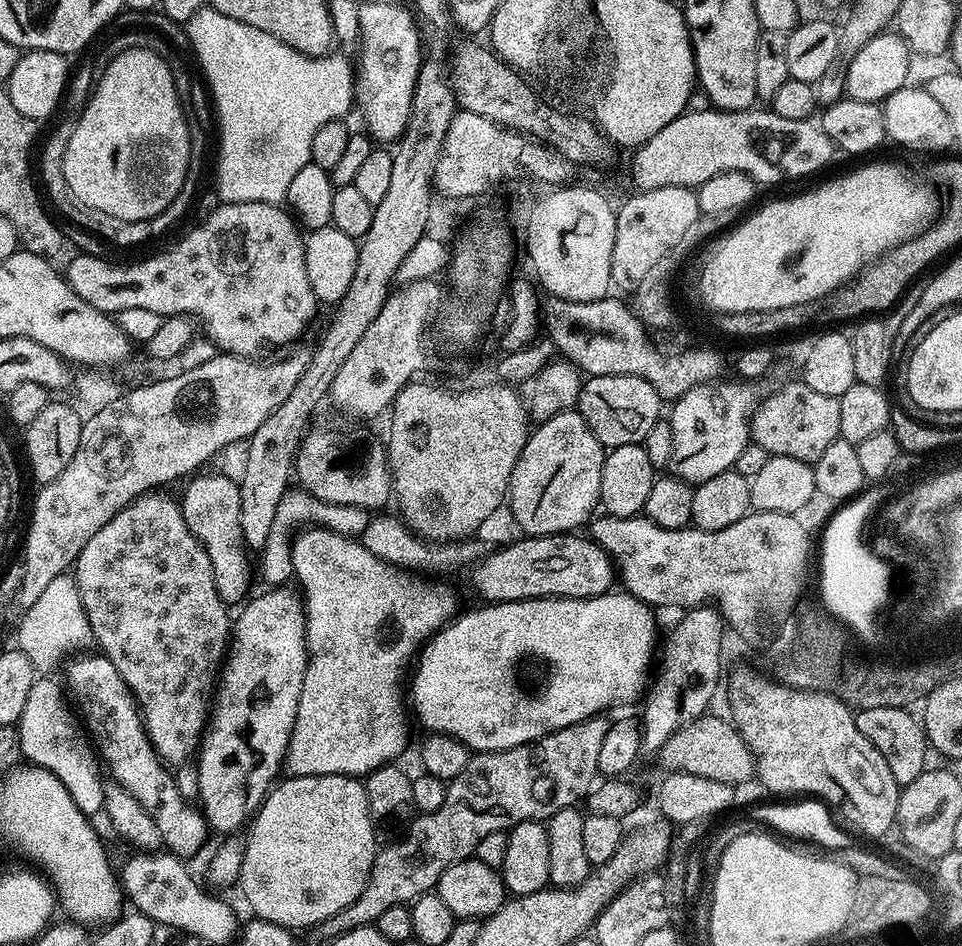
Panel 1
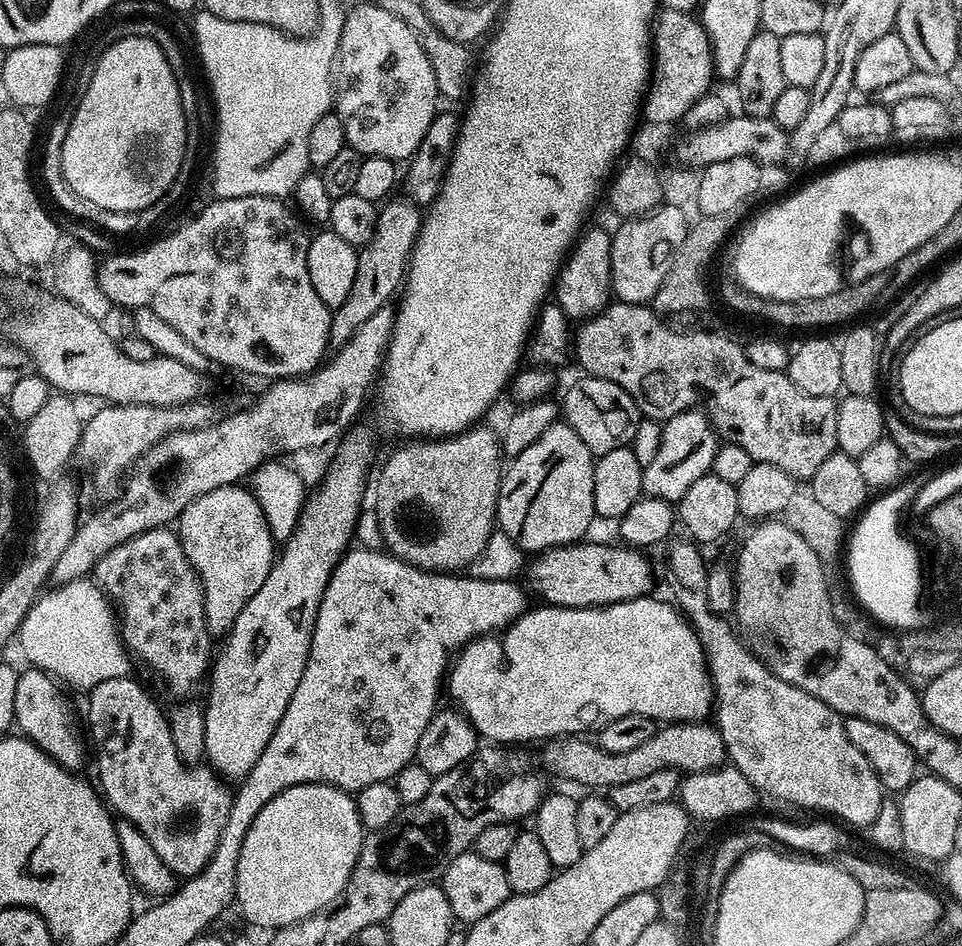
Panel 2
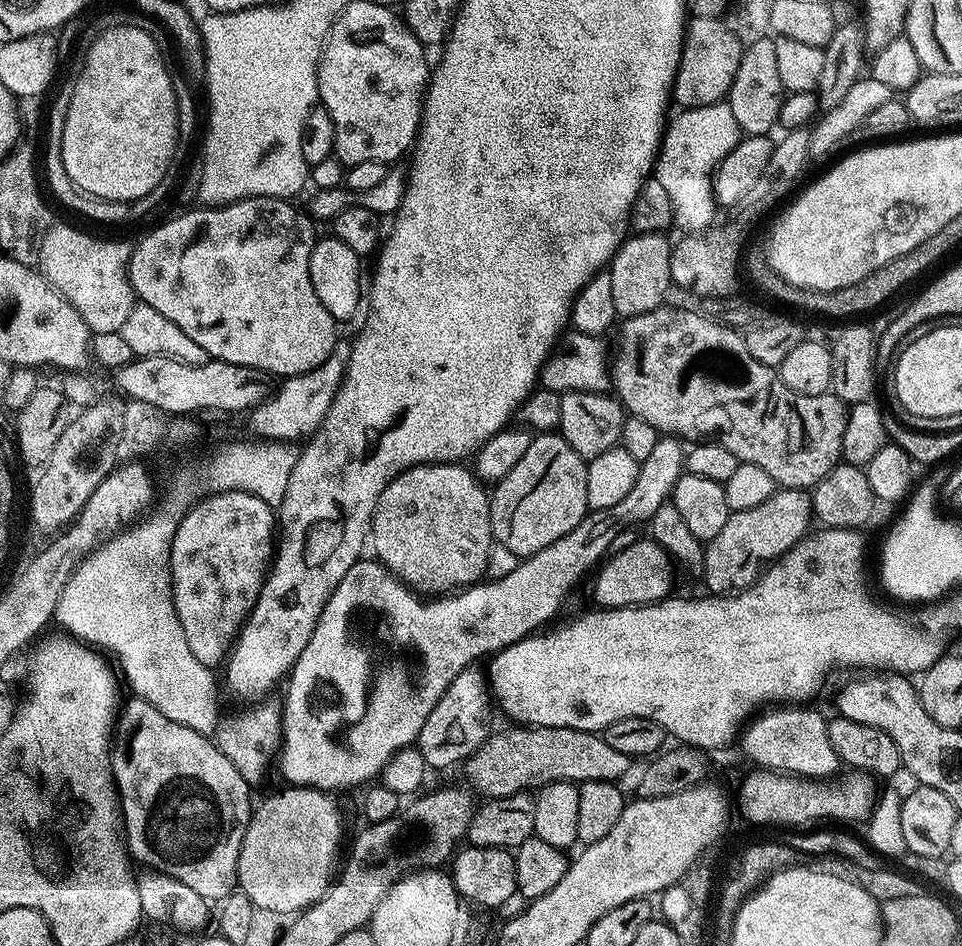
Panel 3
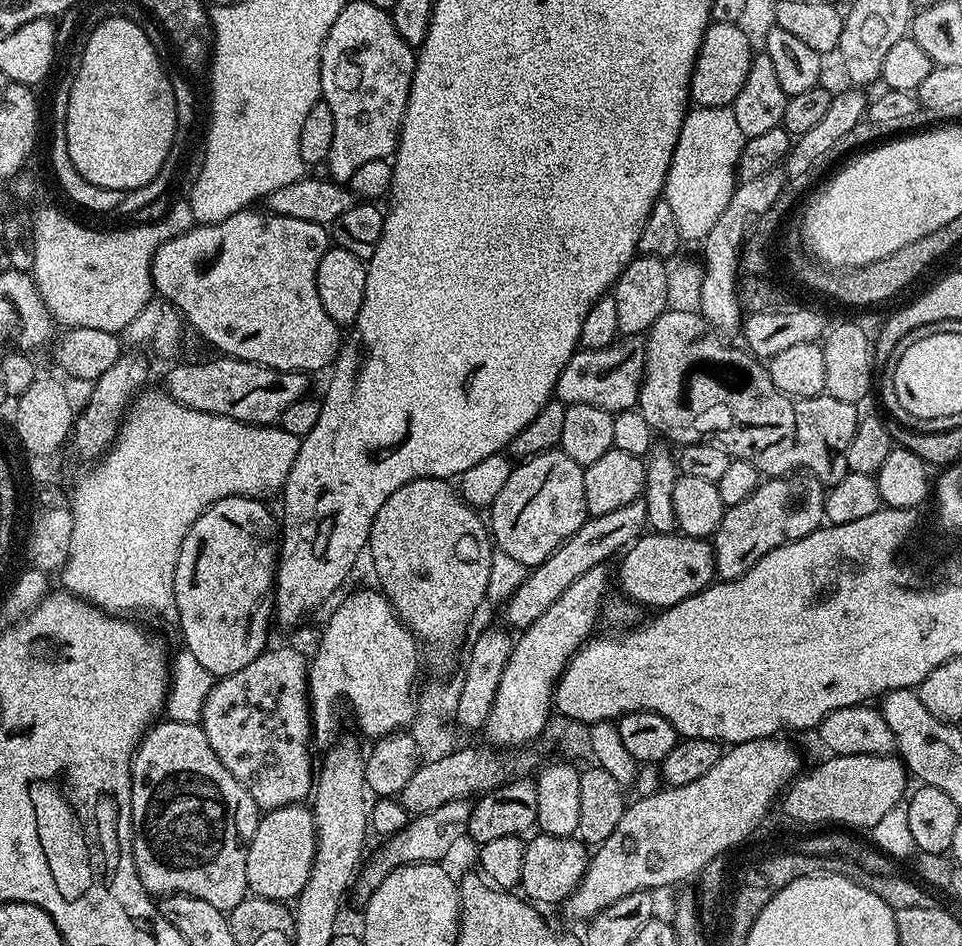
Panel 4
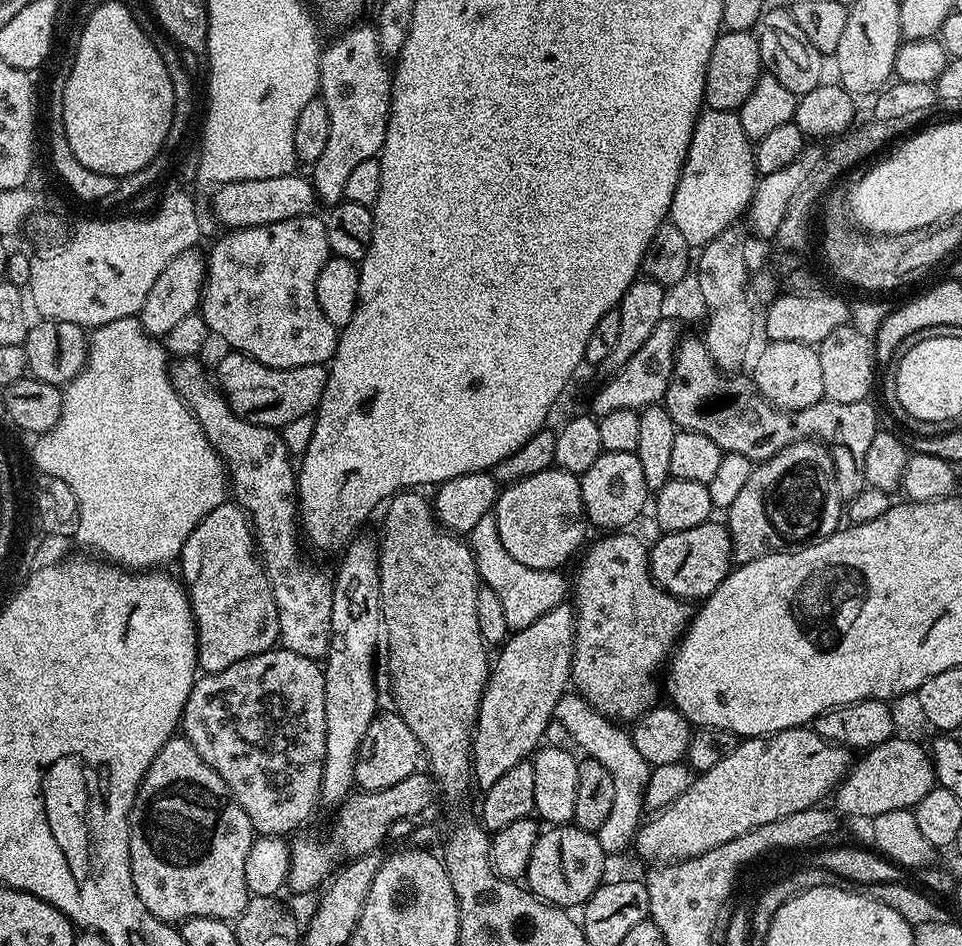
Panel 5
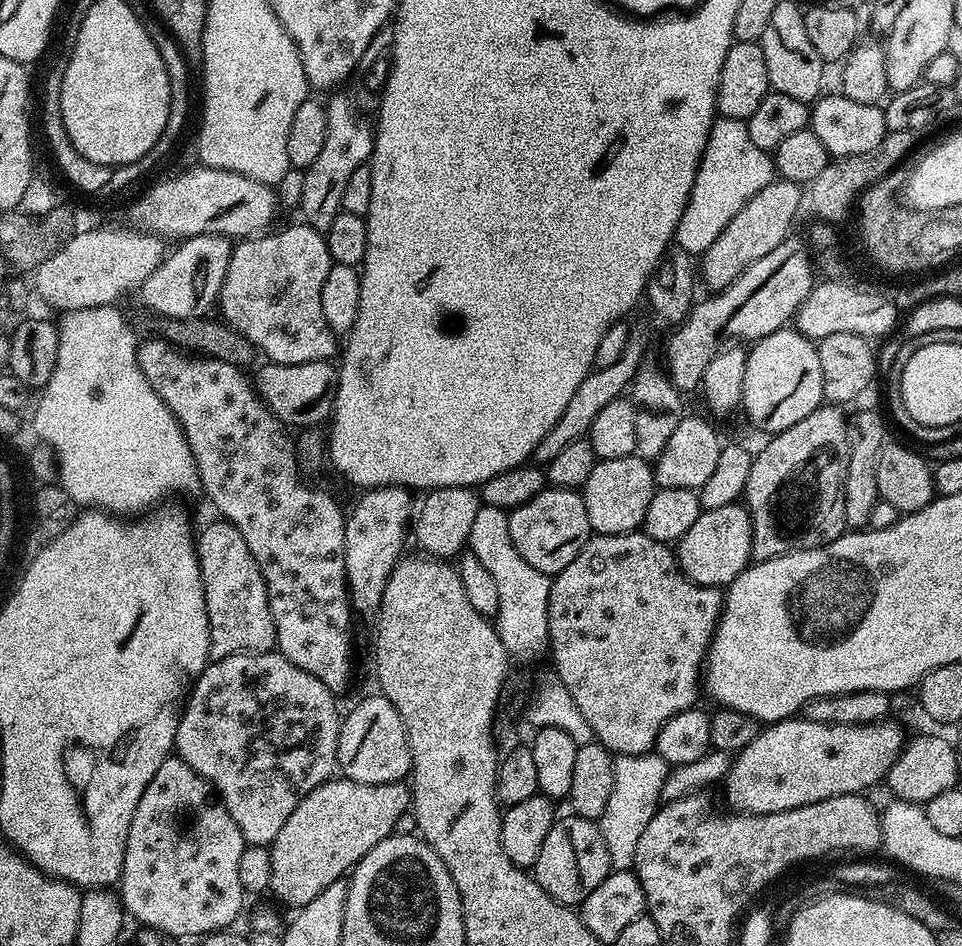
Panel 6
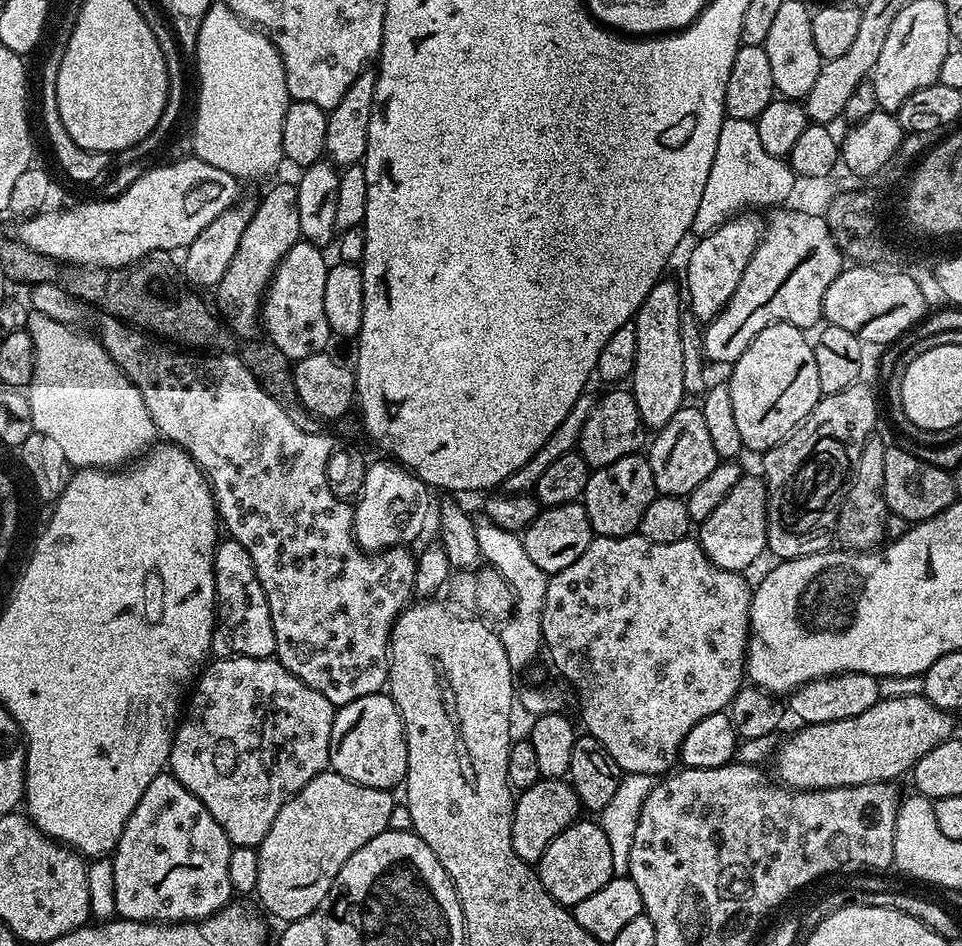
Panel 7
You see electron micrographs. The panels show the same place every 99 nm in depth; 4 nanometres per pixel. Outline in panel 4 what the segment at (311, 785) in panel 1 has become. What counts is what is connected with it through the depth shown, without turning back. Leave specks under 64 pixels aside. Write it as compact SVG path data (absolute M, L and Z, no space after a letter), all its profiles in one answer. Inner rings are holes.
M300 804L285 808L273 808L260 817L260 825L248 847L246 878L255 895L281 902L295 901L306 878L310 878L310 866L314 862L316 827L311 811Z

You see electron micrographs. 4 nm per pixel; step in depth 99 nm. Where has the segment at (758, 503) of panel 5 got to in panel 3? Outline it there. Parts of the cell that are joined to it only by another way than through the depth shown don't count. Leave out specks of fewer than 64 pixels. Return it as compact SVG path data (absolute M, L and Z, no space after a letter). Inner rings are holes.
M781 487L774 495L756 506L754 510L729 512L726 526L712 540L707 541L704 549L704 571L702 581L707 591L714 596L726 596L744 591L760 578L761 569L777 561L785 552L809 535L808 527L814 524L813 497L807 491L798 488Z

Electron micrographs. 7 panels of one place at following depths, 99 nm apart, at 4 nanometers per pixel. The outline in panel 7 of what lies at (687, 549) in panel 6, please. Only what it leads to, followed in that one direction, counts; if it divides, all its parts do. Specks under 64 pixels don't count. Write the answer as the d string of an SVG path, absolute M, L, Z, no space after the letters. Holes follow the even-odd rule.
M741 475L740 481L722 498L718 510L699 525L698 539L706 558L722 570L743 573L768 546L768 488L759 475Z

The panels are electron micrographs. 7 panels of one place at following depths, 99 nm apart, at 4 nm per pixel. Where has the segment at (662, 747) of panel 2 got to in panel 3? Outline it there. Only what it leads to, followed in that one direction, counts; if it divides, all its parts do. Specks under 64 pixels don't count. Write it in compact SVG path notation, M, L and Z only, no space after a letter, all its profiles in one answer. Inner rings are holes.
M512 726L509 729L509 732L493 731L484 745L462 765L468 779L467 787L477 797L497 800L510 794L539 790L554 782L577 786L603 780L620 782L634 764L633 757L612 749L603 735L595 732L531 726Z

